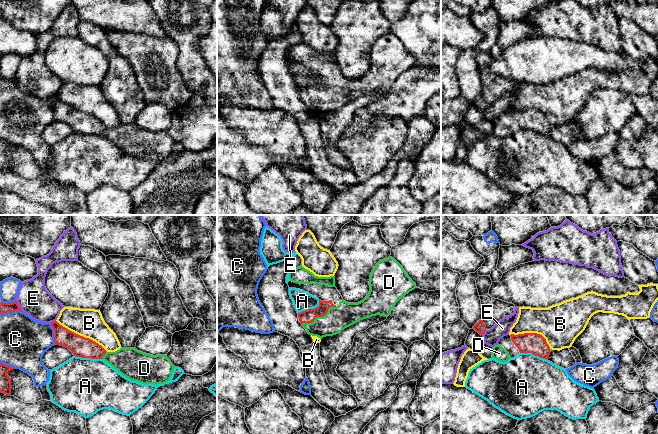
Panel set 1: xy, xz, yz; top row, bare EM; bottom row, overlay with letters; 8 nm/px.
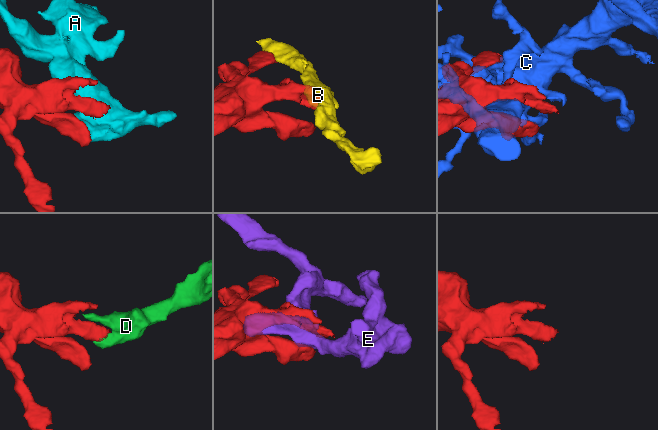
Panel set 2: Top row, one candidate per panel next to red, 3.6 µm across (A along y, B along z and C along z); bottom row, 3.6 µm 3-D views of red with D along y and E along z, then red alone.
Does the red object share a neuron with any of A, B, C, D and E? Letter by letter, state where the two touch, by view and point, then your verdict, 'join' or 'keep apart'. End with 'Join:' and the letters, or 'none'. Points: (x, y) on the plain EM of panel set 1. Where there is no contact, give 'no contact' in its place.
A: meets red in xy at (88, 133); keep apart
B: meets red in xy at (82, 112); keep apart
C: meets red in xy at (11, 87); keep apart
D: meets red in xz at (320, 92); join
E: meets red in xy at (18, 81); keep apart
Join: D

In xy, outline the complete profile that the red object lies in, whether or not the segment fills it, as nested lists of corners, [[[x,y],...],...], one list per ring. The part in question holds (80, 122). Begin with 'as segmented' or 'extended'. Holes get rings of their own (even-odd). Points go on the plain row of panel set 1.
extended | [[[50,99],[54,105],[54,118],[68,124],[74,132],[81,134],[103,135],[126,154],[142,160],[164,160],[172,152],[175,142],[167,131],[150,131],[136,124],[120,124],[107,128],[95,117],[80,112],[60,101]]]

